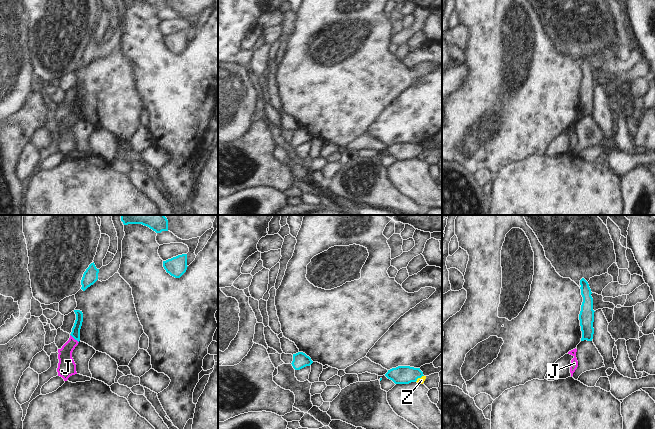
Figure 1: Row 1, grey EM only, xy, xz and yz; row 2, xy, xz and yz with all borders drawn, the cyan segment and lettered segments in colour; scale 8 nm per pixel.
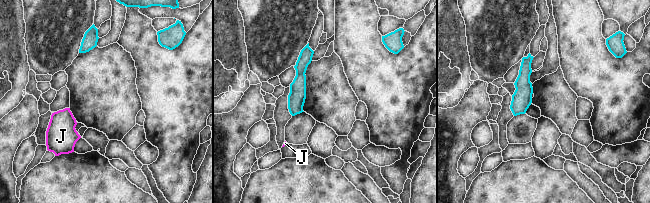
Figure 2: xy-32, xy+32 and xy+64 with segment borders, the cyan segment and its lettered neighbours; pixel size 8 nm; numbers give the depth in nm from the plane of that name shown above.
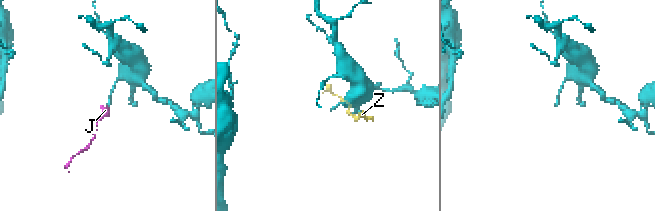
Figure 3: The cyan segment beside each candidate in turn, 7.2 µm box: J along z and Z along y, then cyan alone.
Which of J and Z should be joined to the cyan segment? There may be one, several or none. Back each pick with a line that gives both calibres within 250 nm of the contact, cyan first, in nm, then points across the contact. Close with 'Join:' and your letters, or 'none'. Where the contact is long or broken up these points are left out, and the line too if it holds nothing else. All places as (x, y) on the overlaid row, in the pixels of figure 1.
Join: none

